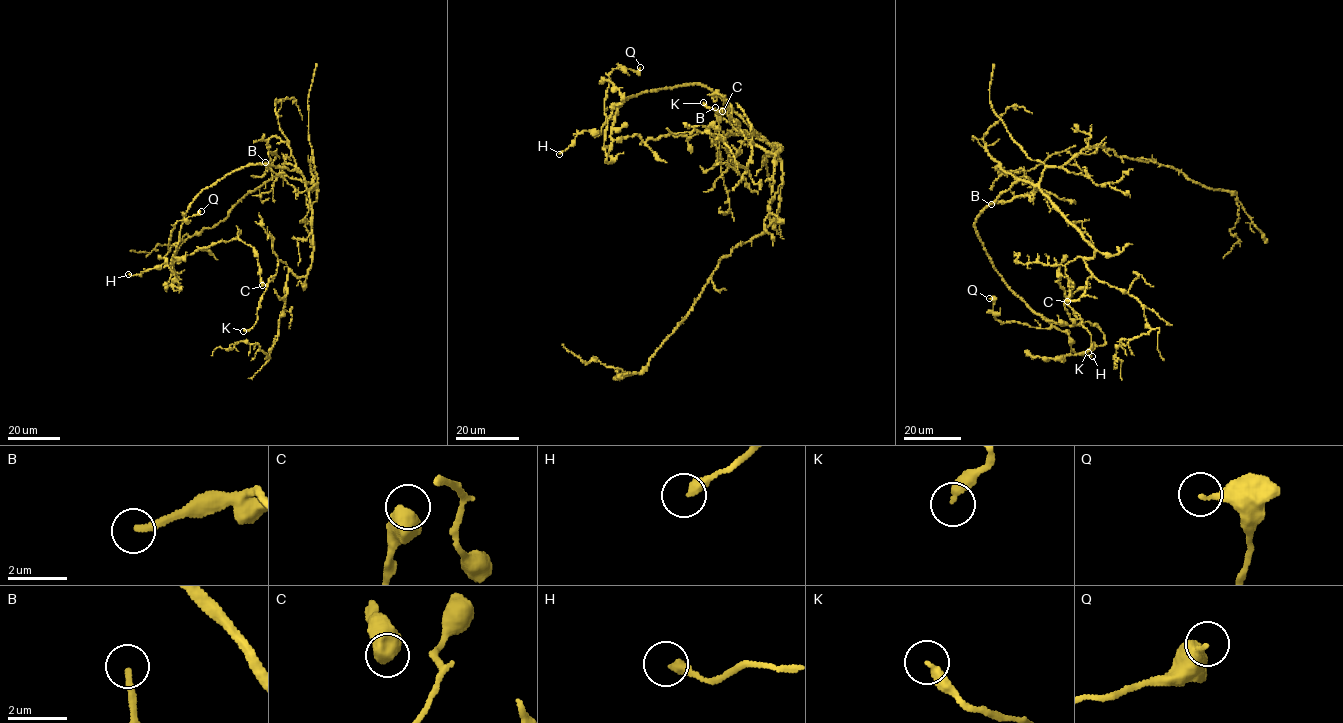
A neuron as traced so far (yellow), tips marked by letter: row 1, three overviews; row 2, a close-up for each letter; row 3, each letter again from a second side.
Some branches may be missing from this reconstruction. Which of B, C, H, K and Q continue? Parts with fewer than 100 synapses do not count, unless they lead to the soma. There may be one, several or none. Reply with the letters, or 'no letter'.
no letter

